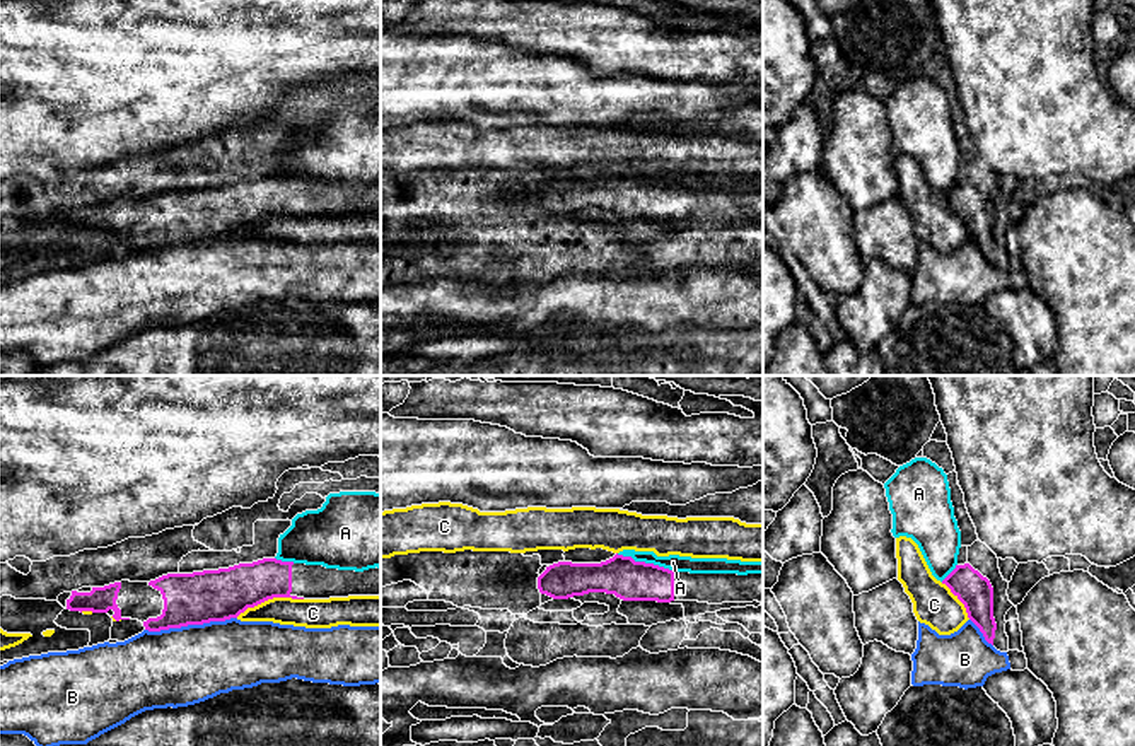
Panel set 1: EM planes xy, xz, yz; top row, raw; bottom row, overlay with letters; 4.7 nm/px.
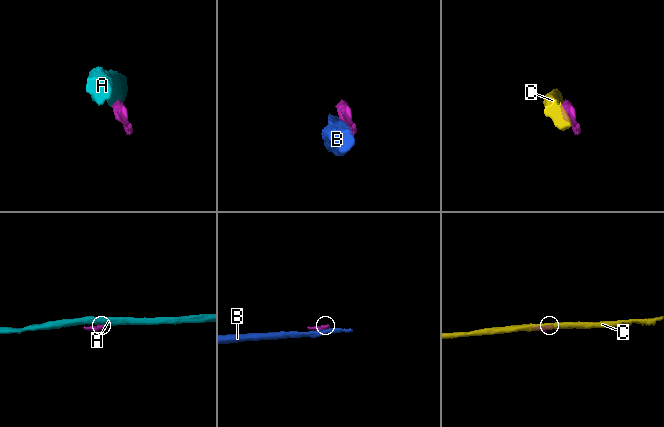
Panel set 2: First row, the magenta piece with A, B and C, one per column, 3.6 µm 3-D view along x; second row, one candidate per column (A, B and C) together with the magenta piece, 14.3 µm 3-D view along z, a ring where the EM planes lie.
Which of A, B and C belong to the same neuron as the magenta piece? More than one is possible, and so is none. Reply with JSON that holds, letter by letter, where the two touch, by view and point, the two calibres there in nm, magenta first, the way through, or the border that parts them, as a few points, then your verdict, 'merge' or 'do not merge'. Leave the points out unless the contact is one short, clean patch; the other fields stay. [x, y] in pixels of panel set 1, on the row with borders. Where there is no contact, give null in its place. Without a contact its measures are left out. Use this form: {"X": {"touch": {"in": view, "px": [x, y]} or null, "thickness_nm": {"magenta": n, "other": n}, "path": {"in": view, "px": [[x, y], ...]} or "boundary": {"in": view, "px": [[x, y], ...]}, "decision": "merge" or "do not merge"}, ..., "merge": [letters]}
{"A": {"touch": {"in": "xz", "px": [644, 562]}, "thickness_nm": {"magenta": 190, "other": 80}, "boundary": {"in": "xz", "px": [[616, 553], [675, 571]]}, "decision": "do not merge"}, "B": {"touch": {"in": "xy", "px": [190, 623]}, "thickness_nm": {"magenta": 240, "other": 360}, "decision": "do not merge"}, "C": {"touch": {"in": "xy", "px": [268, 598]}, "thickness_nm": {"magenta": 240, "other": 140}, "decision": "do not merge"}, "merge": []}

